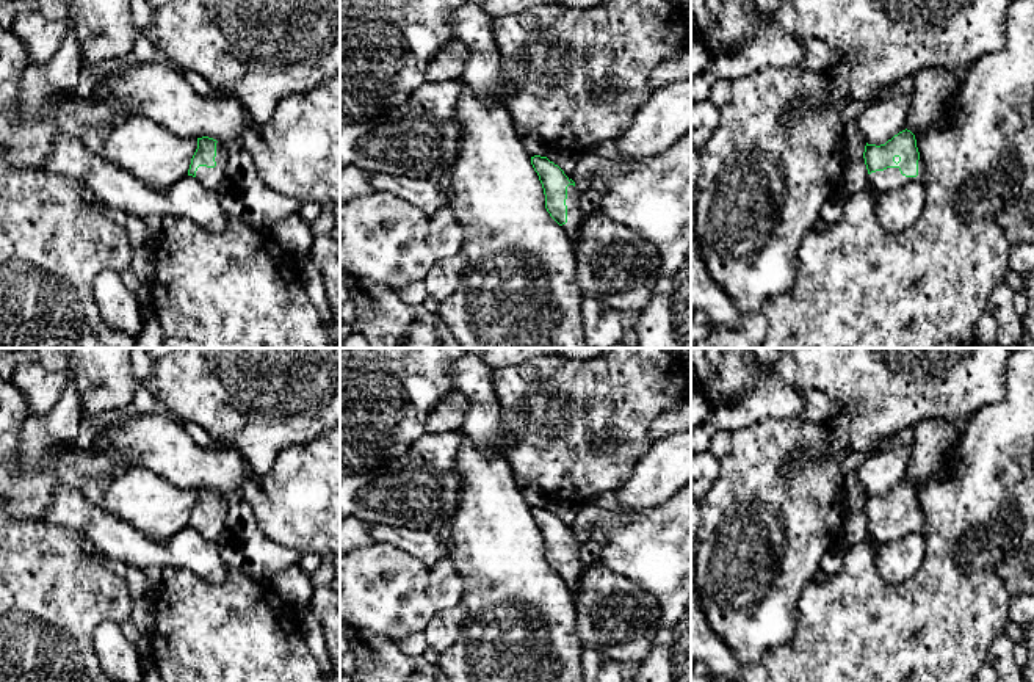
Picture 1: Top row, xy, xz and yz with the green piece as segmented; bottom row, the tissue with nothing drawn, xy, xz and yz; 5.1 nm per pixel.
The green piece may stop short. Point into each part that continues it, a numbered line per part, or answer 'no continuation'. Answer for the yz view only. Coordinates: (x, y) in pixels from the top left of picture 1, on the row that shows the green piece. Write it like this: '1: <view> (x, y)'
1: yz (890, 177)

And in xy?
1: xy (210, 177)

